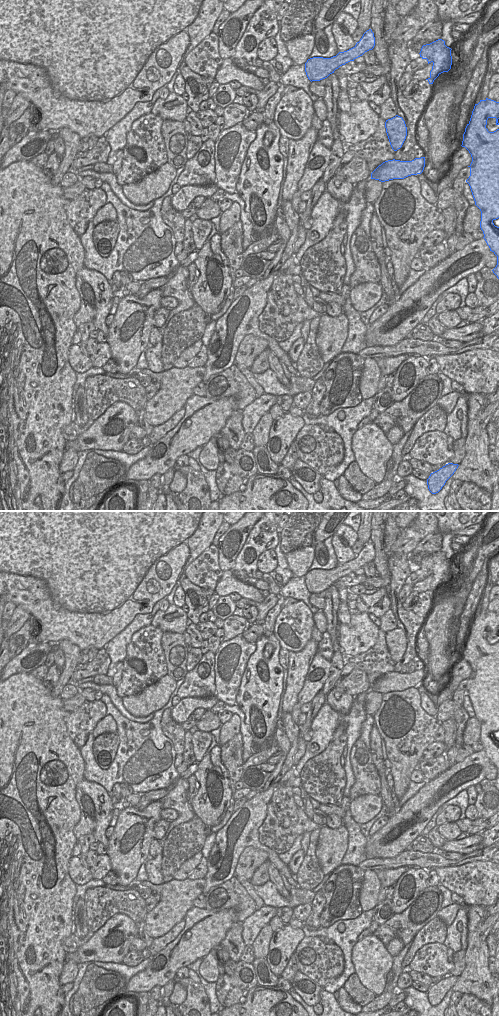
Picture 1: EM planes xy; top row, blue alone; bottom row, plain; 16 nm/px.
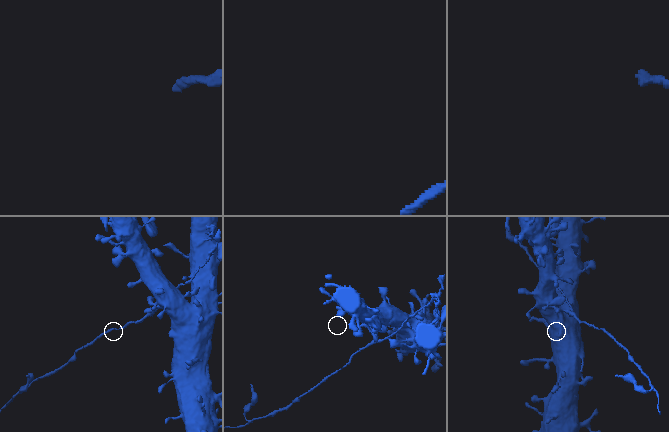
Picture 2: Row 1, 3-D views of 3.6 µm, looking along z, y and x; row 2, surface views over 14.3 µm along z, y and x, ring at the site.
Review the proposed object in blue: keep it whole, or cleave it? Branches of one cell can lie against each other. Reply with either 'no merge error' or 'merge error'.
merge error

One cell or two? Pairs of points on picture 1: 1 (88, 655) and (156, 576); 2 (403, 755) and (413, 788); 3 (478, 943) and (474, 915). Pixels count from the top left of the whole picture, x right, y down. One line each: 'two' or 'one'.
1: two
2: two
3: one

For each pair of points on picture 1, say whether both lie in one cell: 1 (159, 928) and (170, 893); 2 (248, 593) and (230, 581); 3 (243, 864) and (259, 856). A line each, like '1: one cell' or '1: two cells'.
1: one cell
2: one cell
3: one cell

